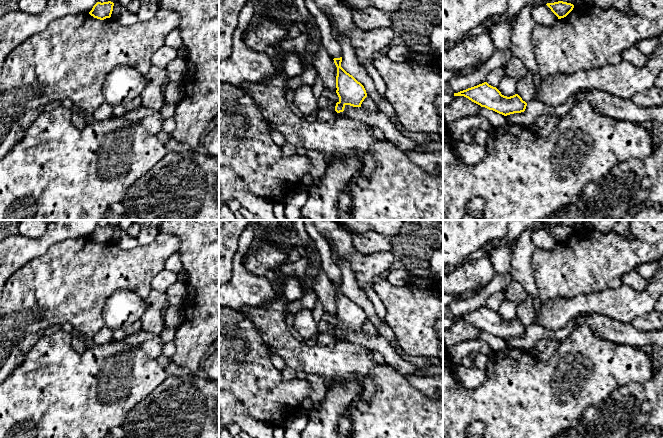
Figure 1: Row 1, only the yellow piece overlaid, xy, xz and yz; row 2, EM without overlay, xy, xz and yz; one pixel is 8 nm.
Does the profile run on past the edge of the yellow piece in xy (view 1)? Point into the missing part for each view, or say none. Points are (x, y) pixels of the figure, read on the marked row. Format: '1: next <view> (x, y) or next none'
1: next none

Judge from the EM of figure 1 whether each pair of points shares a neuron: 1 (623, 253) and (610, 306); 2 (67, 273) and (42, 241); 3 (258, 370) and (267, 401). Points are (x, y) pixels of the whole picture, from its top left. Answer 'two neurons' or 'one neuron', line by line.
1: two neurons
2: two neurons
3: one neuron

